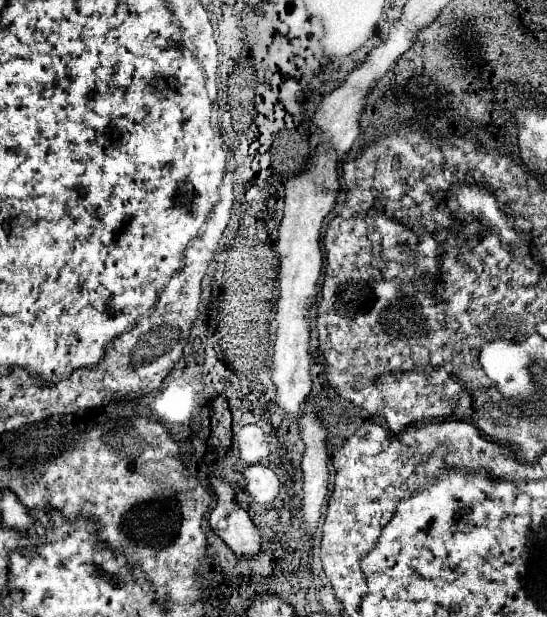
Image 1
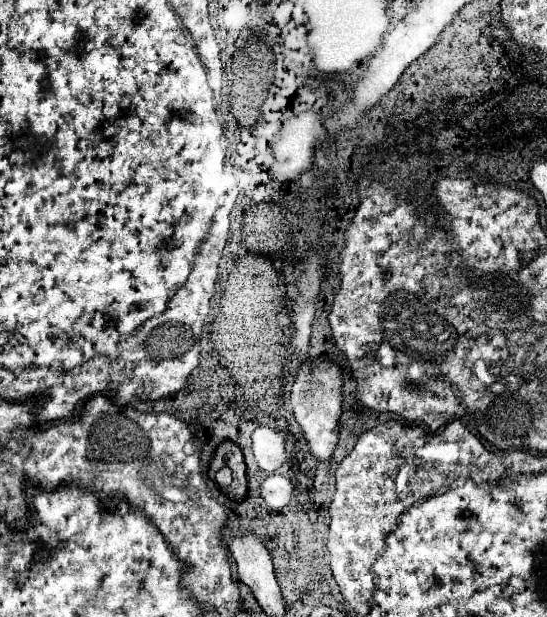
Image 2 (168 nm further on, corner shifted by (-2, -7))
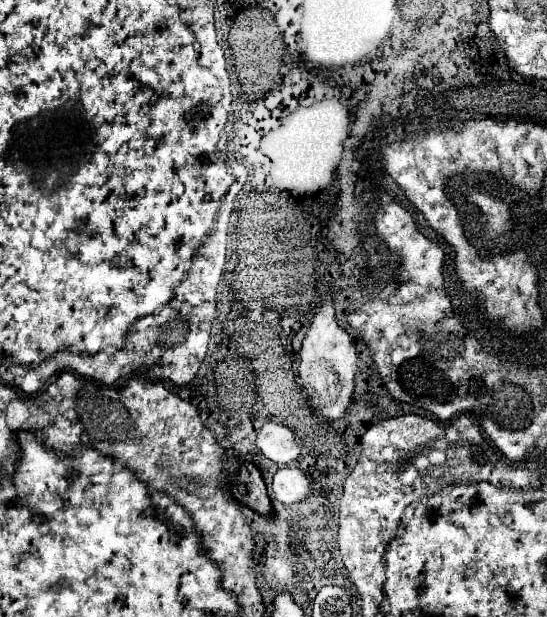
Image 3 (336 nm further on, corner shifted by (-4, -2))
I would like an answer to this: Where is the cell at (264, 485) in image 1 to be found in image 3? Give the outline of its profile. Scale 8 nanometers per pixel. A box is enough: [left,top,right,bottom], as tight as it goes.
[272,468,310,504]

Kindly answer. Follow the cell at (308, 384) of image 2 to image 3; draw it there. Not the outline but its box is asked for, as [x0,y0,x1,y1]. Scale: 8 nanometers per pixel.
[300,292,356,422]

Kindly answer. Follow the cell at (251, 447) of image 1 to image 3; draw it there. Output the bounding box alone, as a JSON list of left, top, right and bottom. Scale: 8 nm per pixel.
[256,422,300,466]

